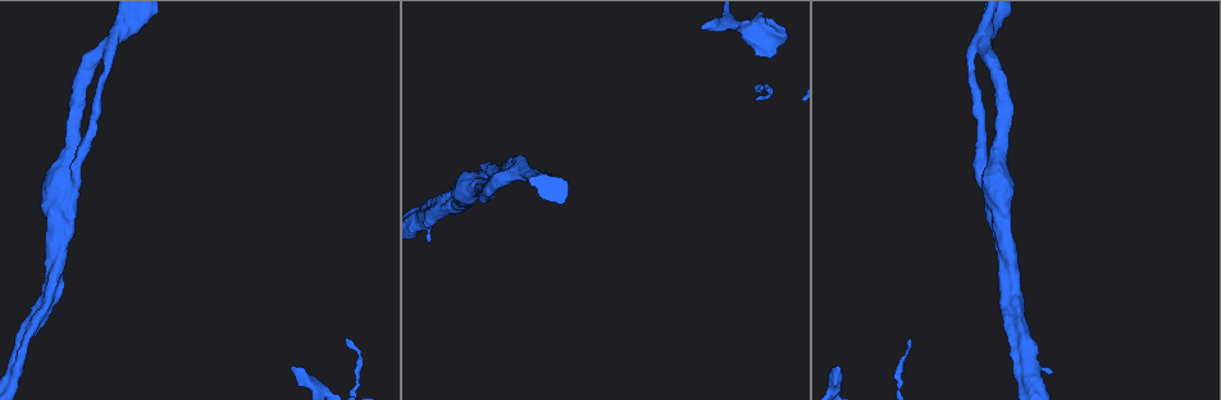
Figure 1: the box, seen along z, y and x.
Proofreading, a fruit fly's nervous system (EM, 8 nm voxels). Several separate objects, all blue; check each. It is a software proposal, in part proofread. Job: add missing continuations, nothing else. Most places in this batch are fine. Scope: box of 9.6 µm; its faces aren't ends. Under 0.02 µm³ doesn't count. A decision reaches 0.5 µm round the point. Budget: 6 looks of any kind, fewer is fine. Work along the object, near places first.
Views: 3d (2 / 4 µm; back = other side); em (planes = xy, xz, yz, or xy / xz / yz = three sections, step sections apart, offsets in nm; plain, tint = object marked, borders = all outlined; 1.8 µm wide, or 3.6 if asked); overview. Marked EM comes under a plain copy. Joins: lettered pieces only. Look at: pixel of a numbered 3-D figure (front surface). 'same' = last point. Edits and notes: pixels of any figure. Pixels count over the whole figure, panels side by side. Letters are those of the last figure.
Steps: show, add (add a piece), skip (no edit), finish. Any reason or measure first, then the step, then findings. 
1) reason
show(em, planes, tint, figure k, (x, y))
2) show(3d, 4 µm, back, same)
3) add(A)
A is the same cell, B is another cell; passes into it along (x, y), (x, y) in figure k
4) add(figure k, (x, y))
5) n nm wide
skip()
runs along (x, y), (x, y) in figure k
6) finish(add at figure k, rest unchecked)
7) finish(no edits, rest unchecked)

three arms meet
show(3d, 4 µm, figure 1, (994, 156))

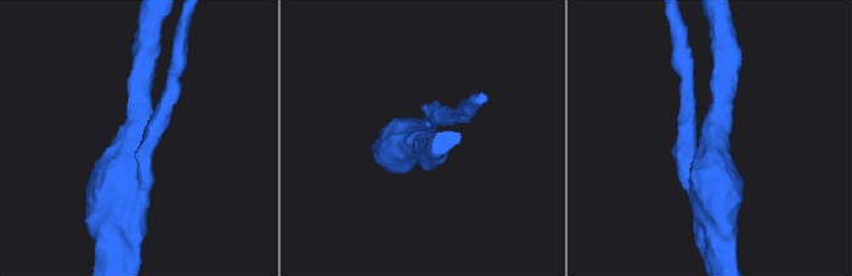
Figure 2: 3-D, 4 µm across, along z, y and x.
3 arms; arms of 240, 340, 500 nm; now the EM
show(em, 3.6 µm, yz, step 4, borders, figure 2, (711, 133))

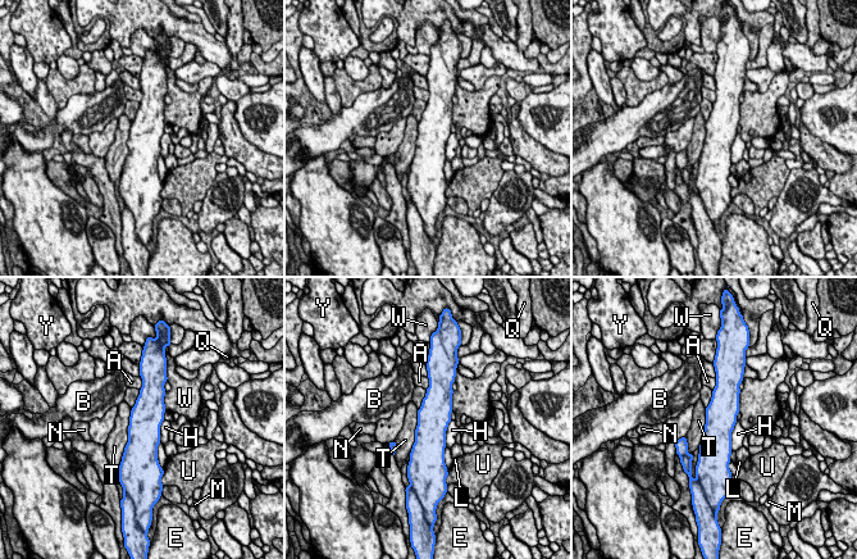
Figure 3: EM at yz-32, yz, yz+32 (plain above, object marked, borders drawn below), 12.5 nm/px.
skip()
A, B, E, H, L, M, N, Q, T, U, W and Y are other cells; border along (132, 408), (127, 444), (121, 460) in figure 3; no lettered piece goes on from it

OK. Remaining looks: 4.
arms part here
show(em, planes, borders, figure 1, (984, 50))

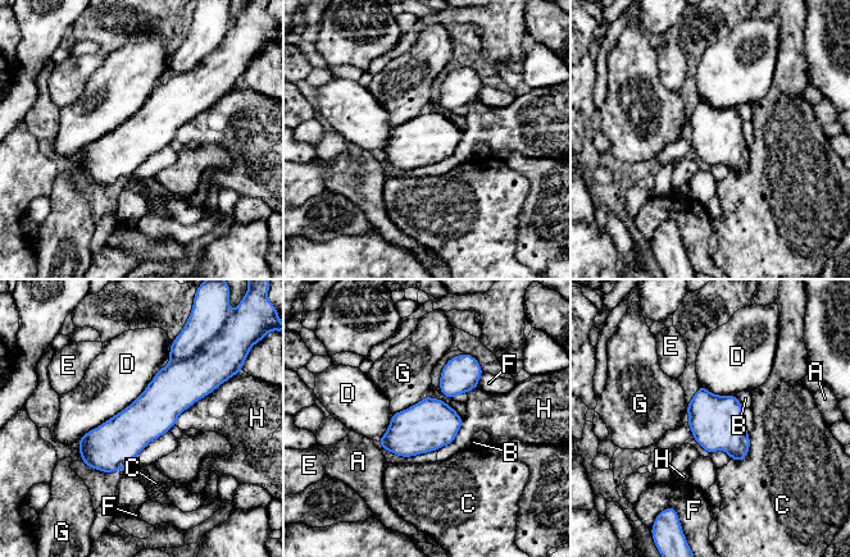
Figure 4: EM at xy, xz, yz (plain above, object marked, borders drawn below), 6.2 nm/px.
280 nm wide
skip()
A, B, C, D, E, F, G and H are other cells; none of them fits

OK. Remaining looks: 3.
branch stops here
show(em, yz, step 16, tint, figure 1, (702, 27))

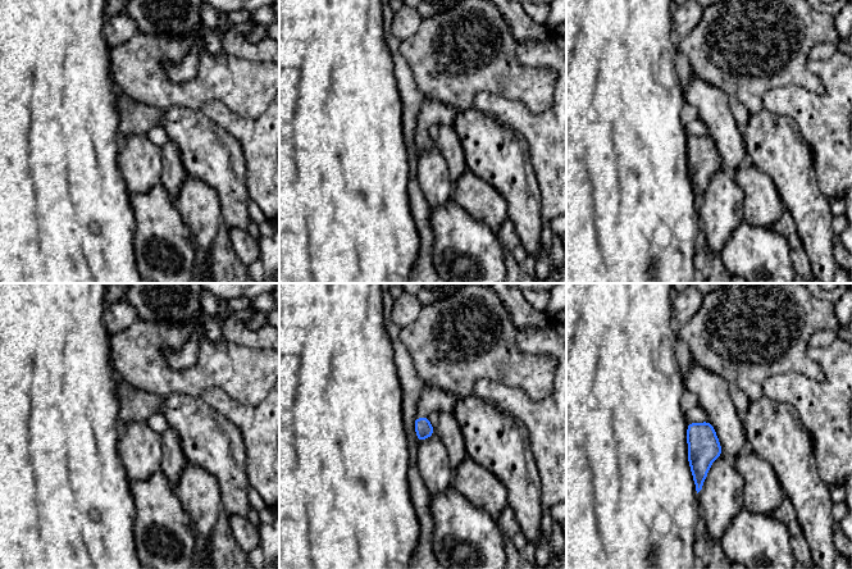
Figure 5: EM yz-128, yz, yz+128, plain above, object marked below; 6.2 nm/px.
another direction
show(em, planes, borders, same)

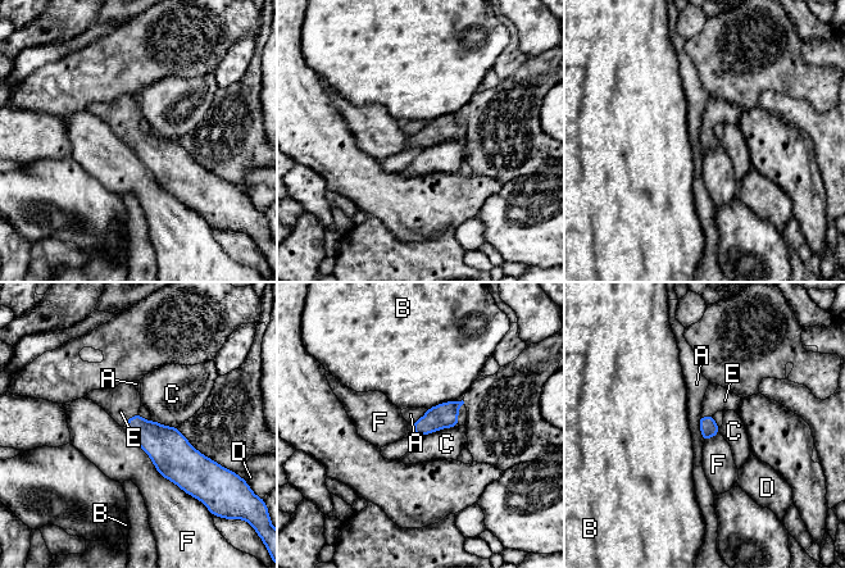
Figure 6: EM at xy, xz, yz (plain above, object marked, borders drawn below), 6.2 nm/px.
add(E)
E is the same cell, A, B, C, D and F are other cells; passes into it along (160, 442), (130, 418), (123, 401) in figure 6; the neuron continues

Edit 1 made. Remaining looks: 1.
finish(add at figure 6, rest unchecked)

